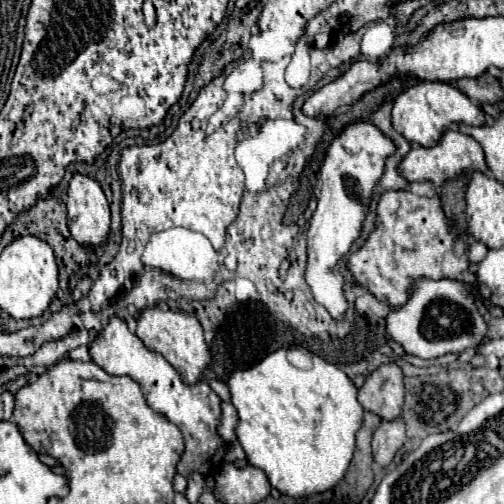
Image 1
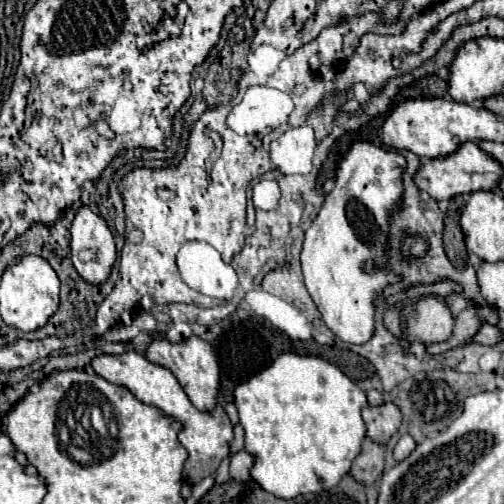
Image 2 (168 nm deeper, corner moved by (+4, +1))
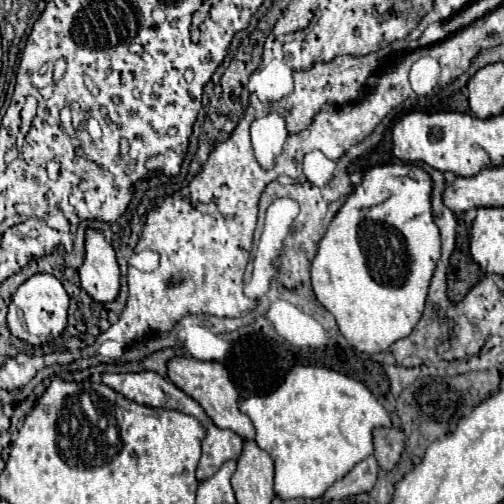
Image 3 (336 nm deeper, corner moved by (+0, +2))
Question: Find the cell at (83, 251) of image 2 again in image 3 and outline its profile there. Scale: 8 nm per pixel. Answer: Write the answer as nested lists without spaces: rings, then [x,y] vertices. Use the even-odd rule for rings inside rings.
[[[86,230],[86,254],[80,266],[82,288],[96,302],[110,302],[120,290],[120,268],[116,252],[102,230]]]

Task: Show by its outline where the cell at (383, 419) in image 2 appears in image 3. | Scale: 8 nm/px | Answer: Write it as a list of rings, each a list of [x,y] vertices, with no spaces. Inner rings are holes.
[[[384,426],[384,428],[376,428],[372,432],[374,436],[374,456],[380,464],[380,468],[392,470],[396,466],[396,462],[400,460],[400,452],[404,448],[404,432],[402,428],[396,426]]]

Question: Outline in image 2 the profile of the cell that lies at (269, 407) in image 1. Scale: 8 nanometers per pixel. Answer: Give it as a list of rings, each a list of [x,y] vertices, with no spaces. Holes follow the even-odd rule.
[[[282,353],[268,369],[236,387],[234,405],[246,433],[244,449],[256,457],[252,479],[280,499],[336,487],[366,437],[360,415],[368,407],[366,393],[320,357]]]

